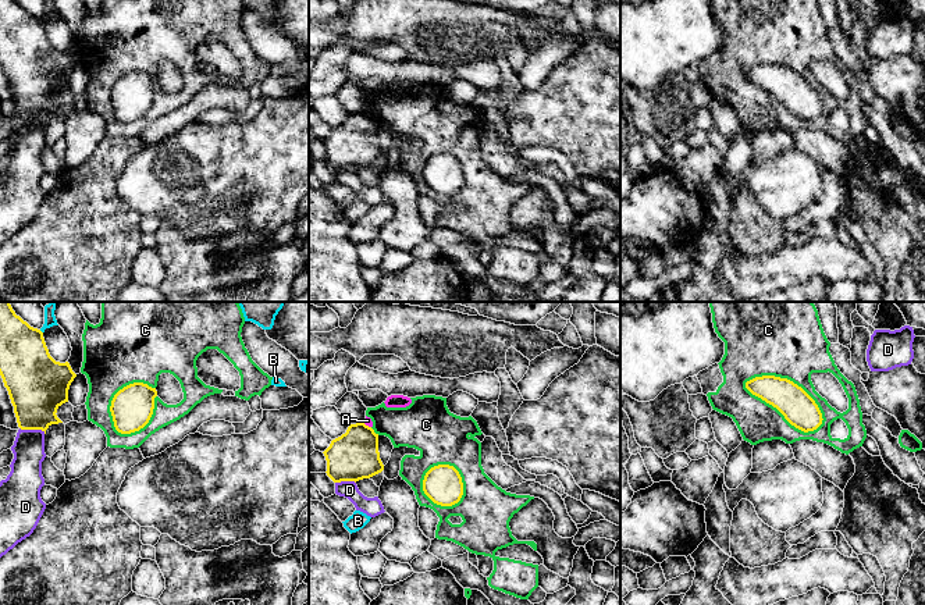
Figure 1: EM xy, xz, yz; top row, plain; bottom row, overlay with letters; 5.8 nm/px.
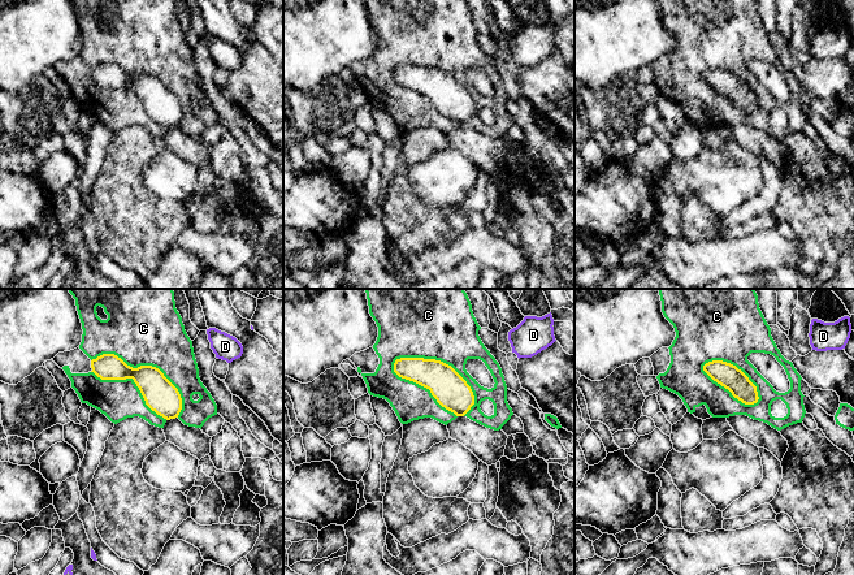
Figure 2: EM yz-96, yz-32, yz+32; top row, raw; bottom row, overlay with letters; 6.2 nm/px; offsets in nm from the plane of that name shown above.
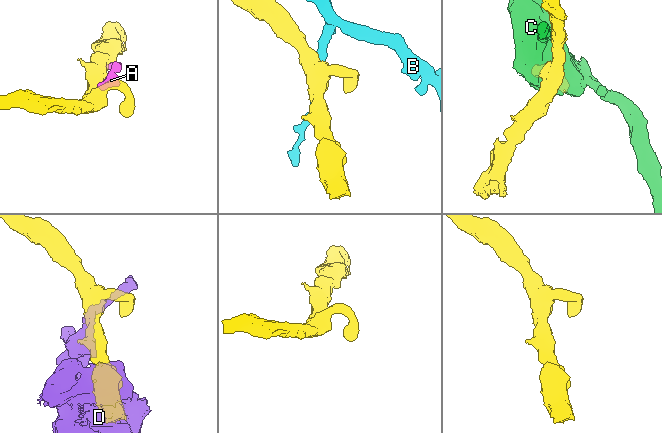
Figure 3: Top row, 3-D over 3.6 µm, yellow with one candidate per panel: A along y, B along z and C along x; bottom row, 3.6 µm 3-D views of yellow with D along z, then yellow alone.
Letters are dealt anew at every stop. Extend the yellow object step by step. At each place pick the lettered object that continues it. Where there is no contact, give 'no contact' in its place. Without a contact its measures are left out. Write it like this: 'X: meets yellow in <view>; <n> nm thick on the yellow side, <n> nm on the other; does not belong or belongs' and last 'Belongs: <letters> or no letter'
A: meets yellow in xz; 280 nm thick on the yellow side, 50 nm on the other; does not belong
B: meets yellow in xy; 320 nm thick on the yellow side, 70 nm on the other; does not belong
C: meets yellow in yz; 190 nm thick on the yellow side, 240 nm on the other; does not belong
D: meets yellow in xy; 340 nm thick on the yellow side, 180 nm on the other; does not belong
Belongs: no letter

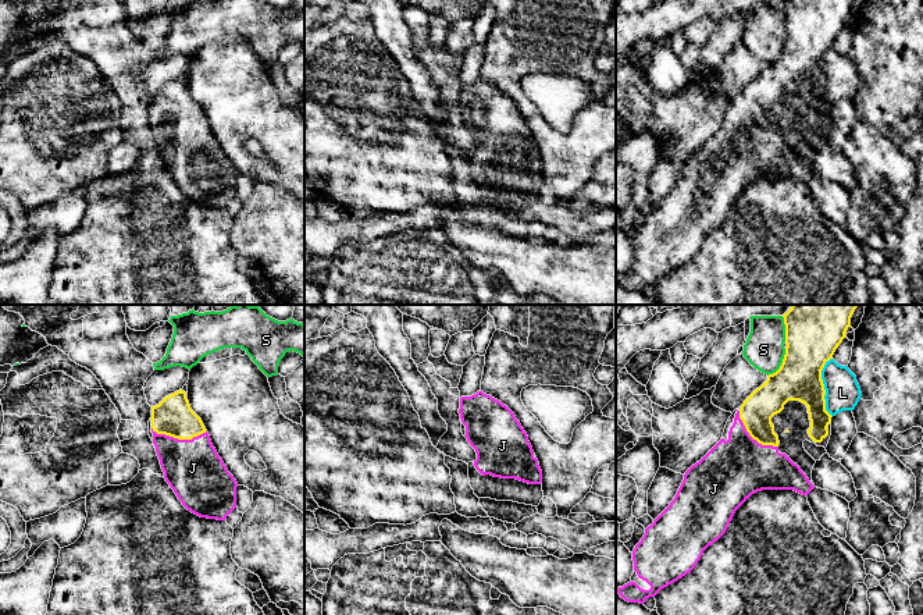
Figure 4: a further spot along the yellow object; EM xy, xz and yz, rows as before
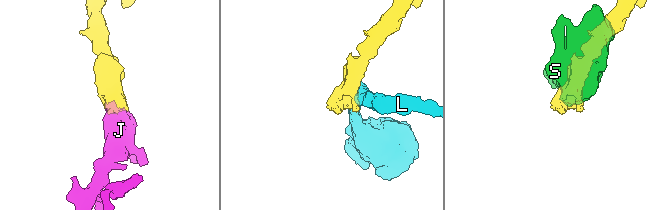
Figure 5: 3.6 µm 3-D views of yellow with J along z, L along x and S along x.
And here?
J: meets yellow in xy; 220 nm thick on the yellow side, 340 nm on the other; belongs
L: meets yellow in yz; 260 nm thick on the yellow side, 200 nm on the other; does not belong
S: meets yellow in yz; 320 nm thick on the yellow side, 220 nm on the other; does not belong
Belongs: J

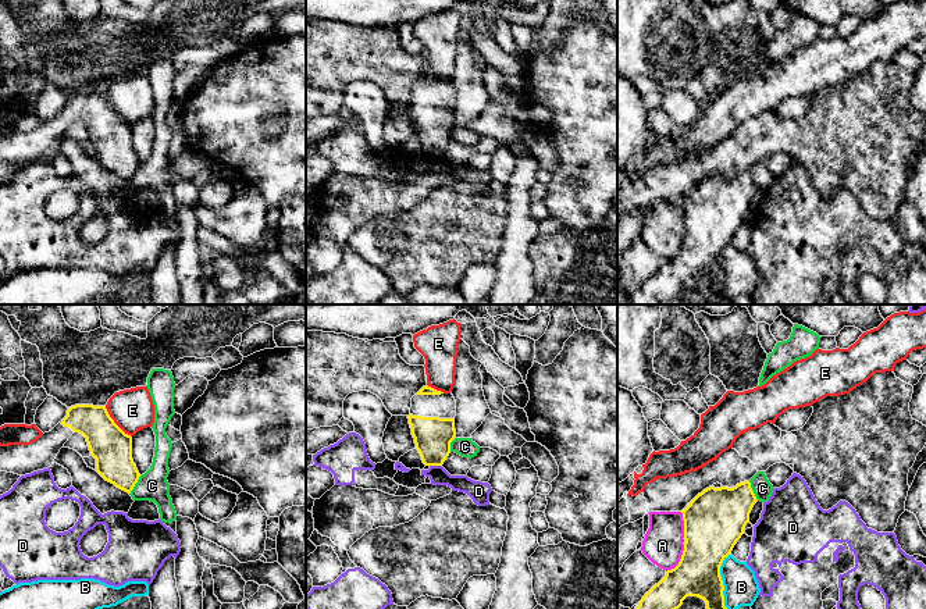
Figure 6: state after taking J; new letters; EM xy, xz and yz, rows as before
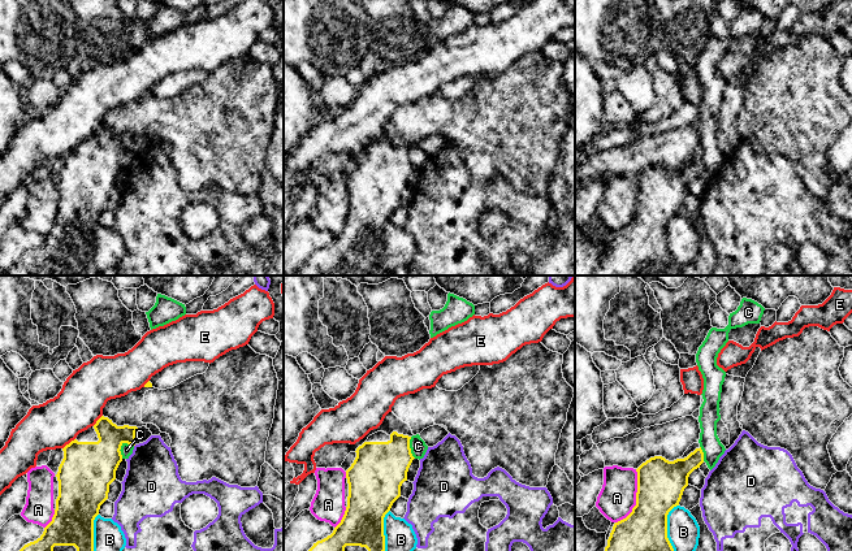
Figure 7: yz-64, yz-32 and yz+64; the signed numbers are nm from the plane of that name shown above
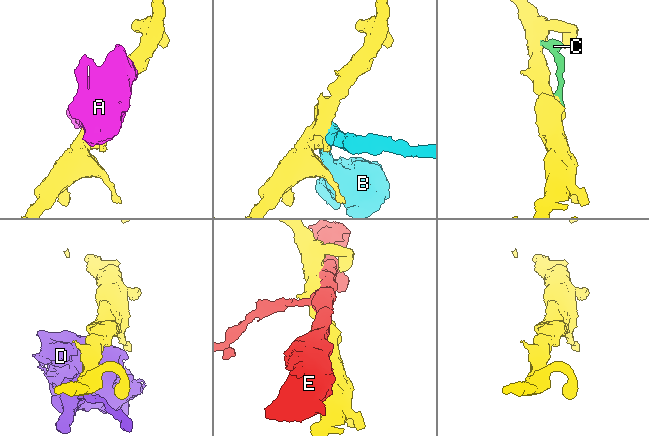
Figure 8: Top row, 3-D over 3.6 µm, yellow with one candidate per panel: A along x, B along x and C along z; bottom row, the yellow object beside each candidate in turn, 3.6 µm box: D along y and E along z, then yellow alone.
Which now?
A: meets yellow in yz; 320 nm thick on the yellow side, 220 nm on the other; does not belong
B: meets yellow in yz; 280 nm thick on the yellow side, 200 nm on the other; does not belong
C: meets yellow in yz; 340 nm thick on the yellow side, 110 nm on the other; does not belong
D: meets yellow in xz; 220 nm thick on the yellow side, 110 nm on the other; does not belong
E: meets yellow in xy; 240 nm thick on the yellow side, 240 nm on the other; does not belong
Belongs: no letter

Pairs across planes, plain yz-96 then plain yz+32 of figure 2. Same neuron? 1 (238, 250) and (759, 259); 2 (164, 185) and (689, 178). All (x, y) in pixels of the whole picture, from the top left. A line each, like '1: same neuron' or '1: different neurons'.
1: same neuron
2: same neuron

